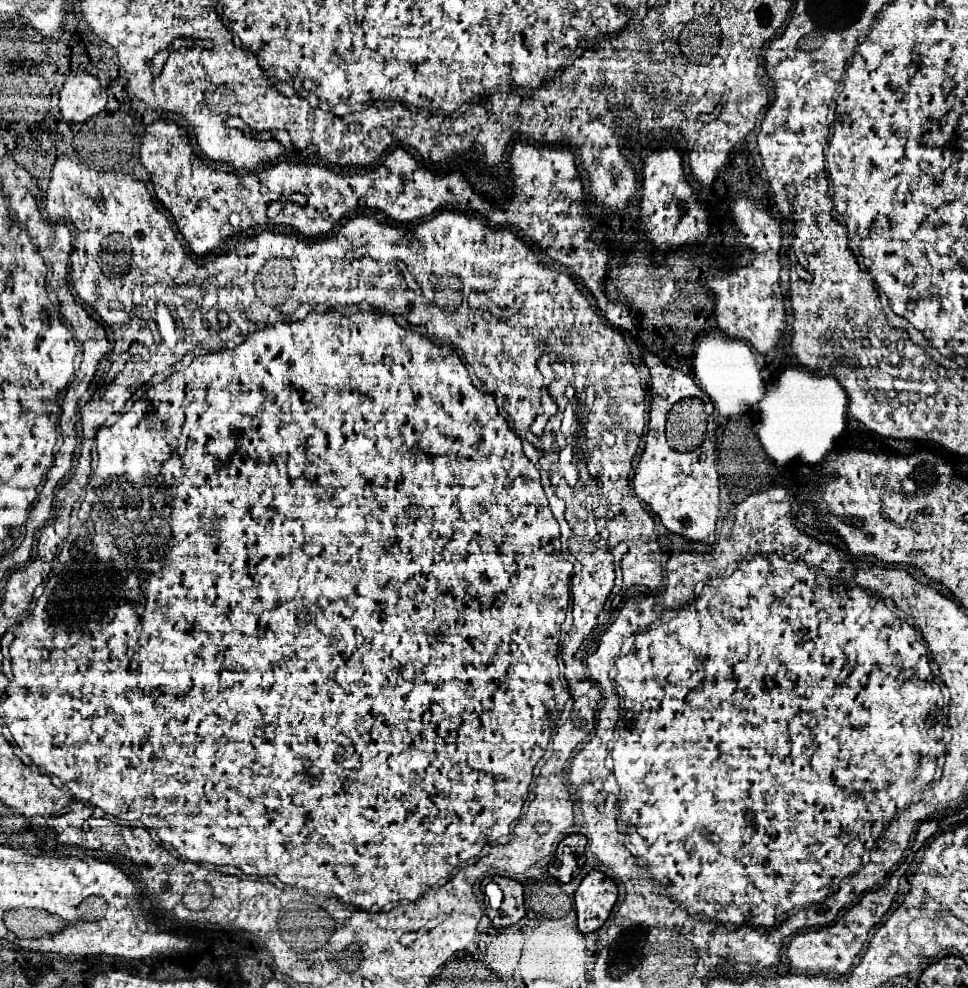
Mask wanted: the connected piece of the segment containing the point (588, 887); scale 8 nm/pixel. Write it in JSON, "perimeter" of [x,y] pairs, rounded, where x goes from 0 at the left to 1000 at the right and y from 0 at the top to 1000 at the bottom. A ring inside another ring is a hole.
{"perimeter":[[[617,881],[608,883],[594,903],[598,943],[608,945],[619,941],[629,929],[635,911],[637,911],[635,893],[623,883]]]}

